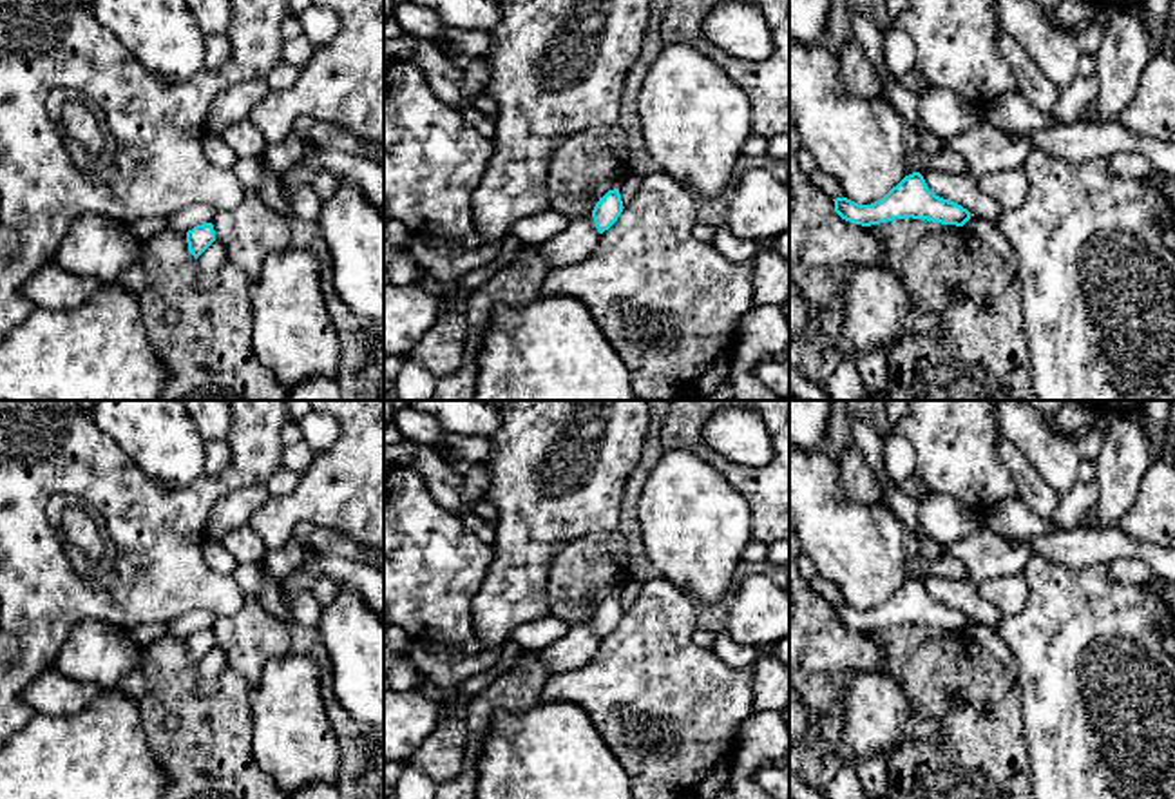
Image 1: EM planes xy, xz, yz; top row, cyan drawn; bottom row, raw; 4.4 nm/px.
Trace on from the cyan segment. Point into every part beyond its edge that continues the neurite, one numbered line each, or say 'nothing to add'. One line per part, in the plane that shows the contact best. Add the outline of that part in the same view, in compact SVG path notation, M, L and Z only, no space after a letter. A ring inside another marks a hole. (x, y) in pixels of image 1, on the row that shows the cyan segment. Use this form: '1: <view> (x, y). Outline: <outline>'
nothing to add

